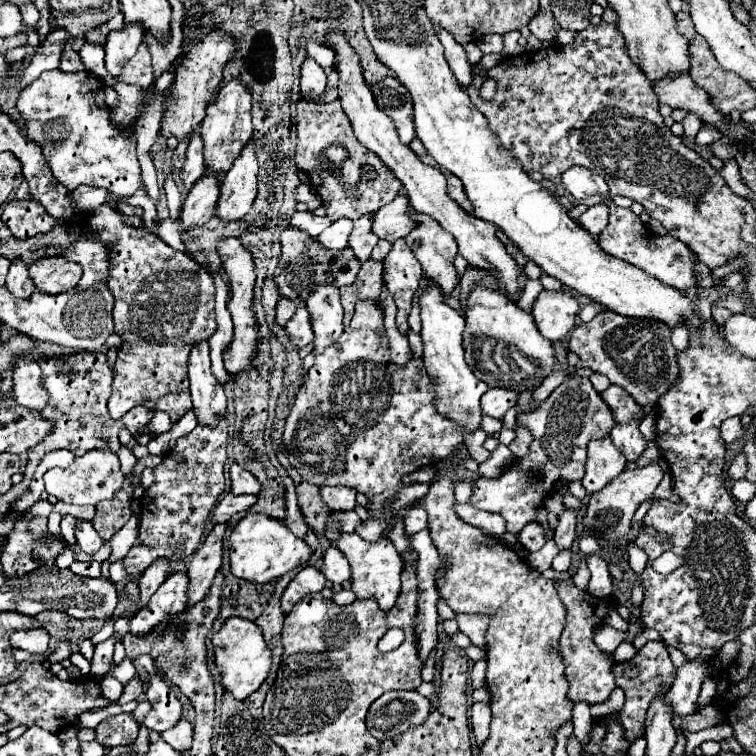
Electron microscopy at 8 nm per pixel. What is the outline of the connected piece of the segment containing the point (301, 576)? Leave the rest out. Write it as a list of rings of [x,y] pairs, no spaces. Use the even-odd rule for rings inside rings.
[[[305,566],[287,586],[287,590],[283,592],[281,598],[281,608],[285,610],[285,614],[305,596],[321,592],[325,588],[325,574],[321,574],[319,568],[315,566]]]

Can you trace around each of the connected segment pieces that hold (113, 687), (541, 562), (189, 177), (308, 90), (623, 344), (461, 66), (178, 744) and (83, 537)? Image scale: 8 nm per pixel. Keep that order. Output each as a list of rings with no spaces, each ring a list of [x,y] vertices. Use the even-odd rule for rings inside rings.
[[[112,662],[107,676],[101,680],[101,695],[108,700],[113,700],[115,696],[117,696],[117,698],[120,698],[124,689],[123,685],[118,682],[118,680],[116,680],[112,675],[114,668],[115,665]],[[105,688],[107,688],[107,692],[105,692]]]
[[[554,537],[547,540],[544,546],[537,552],[528,556],[528,564],[538,572],[543,572],[552,566],[554,557],[559,553]]]
[[[193,132],[189,148],[187,148],[187,160],[183,164],[183,182],[185,182],[185,190],[191,190],[191,186],[205,174],[205,158],[203,158],[203,150],[201,150],[201,134]]]
[[[307,58],[301,66],[301,94],[323,98],[325,86],[327,86],[325,70],[319,64],[315,64],[311,58]]]
[[[605,310],[591,322],[579,324],[569,338],[569,350],[579,354],[579,366],[605,374],[611,384],[625,388],[645,410],[657,404],[657,398],[677,380],[675,348],[671,328],[661,320],[627,318]]]
[[[435,26],[433,30],[435,30],[437,38],[441,40],[441,44],[443,44],[443,48],[445,48],[445,60],[447,60],[447,64],[449,64],[453,76],[457,78],[459,84],[469,86],[473,74],[471,74],[471,64],[469,64],[467,58],[465,58],[465,50],[463,50],[463,46],[457,44],[455,38],[453,38],[453,34],[449,34],[445,28]]]
[[[181,718],[181,720],[177,722],[177,726],[161,732],[161,738],[163,738],[169,746],[173,746],[177,752],[181,752],[181,754],[189,752],[191,736],[193,736],[193,726],[191,726],[185,718]]]
[[[79,520],[77,522],[77,528],[75,528],[75,536],[77,536],[77,546],[85,552],[85,554],[95,554],[105,542],[103,538],[97,534],[97,530],[93,528],[91,522],[83,522]]]

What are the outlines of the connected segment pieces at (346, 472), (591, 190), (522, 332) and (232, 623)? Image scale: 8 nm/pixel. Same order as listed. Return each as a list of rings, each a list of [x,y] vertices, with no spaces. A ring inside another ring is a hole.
[[[371,300],[357,302],[351,324],[343,330],[341,338],[315,358],[315,364],[309,368],[305,382],[299,388],[299,394],[289,412],[289,418],[285,422],[285,432],[283,432],[283,444],[289,454],[289,462],[305,482],[315,486],[345,484],[355,488],[357,492],[365,492],[369,499],[366,505],[369,512],[381,510],[383,502],[389,496],[395,497],[385,514],[381,514],[377,520],[373,520],[373,514],[371,514],[369,520],[355,530],[365,540],[381,538],[383,532],[389,528],[389,522],[393,520],[393,516],[399,514],[401,508],[413,504],[427,494],[429,484],[416,483],[416,485],[405,486],[401,482],[401,476],[421,466],[437,464],[437,460],[443,460],[449,454],[453,454],[455,446],[461,442],[465,442],[471,458],[481,464],[491,456],[491,452],[483,448],[485,438],[487,438],[487,432],[483,432],[481,428],[475,434],[463,436],[461,430],[453,426],[453,422],[433,412],[433,386],[429,376],[425,374],[421,360],[411,358],[405,370],[397,370],[397,366],[389,362],[389,342],[383,326],[383,310],[377,302],[371,302]]]
[[[571,166],[561,176],[561,184],[575,198],[586,198],[596,194],[607,194],[605,180],[599,174],[593,174],[589,168]]]
[[[485,288],[473,290],[469,298],[469,314],[465,314],[465,320],[465,362],[487,386],[499,386],[515,392],[533,390],[555,370],[553,344],[541,336],[533,314],[519,308],[505,294],[497,294]]]
[[[227,618],[227,622],[221,626],[221,630],[213,636],[213,648],[215,648],[215,664],[221,672],[221,684],[225,690],[229,690],[237,700],[247,698],[253,694],[269,676],[271,668],[271,648],[265,644],[261,628],[245,618]]]

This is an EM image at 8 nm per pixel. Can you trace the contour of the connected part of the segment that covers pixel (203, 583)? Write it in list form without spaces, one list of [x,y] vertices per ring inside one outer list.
[[[215,524],[211,534],[201,544],[201,548],[195,552],[191,566],[187,570],[189,574],[189,602],[187,604],[193,604],[205,598],[217,570],[221,568],[225,530],[227,530],[227,524]]]

